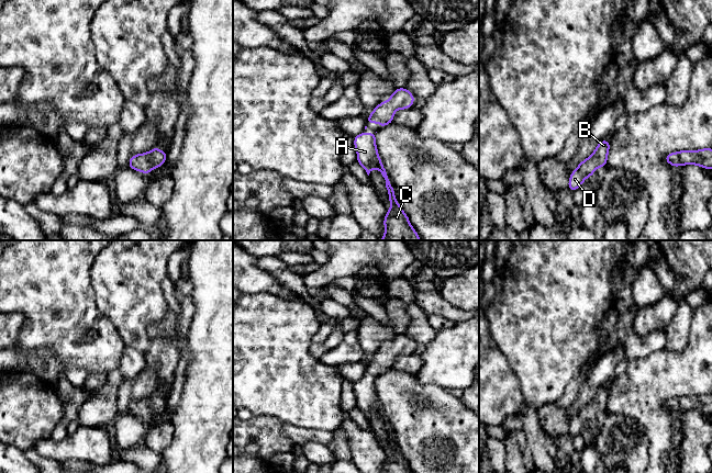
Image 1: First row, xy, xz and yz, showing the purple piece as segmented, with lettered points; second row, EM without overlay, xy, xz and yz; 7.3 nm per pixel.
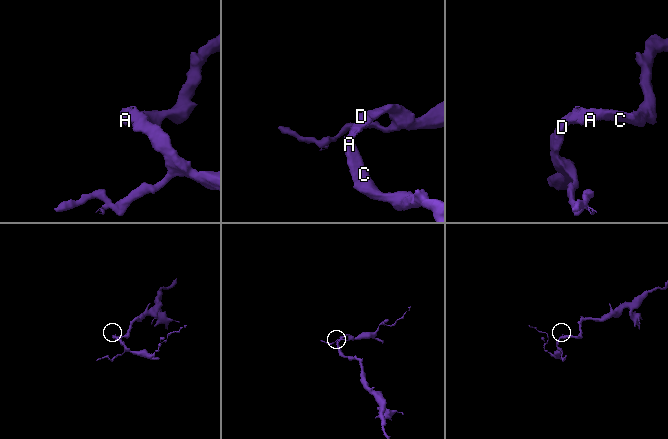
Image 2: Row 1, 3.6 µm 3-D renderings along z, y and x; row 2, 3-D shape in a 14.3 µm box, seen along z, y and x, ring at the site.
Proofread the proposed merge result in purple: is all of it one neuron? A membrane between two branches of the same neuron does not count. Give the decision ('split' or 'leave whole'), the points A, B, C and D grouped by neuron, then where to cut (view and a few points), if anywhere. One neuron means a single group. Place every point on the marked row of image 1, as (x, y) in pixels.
leave whole; A B C D; no cut

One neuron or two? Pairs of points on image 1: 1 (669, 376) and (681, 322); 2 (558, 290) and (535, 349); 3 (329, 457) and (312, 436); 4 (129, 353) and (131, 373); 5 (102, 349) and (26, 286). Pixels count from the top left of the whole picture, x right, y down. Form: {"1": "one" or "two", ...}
{"1": "two", "2": "one", "3": "two", "4": "one", "5": "one"}

